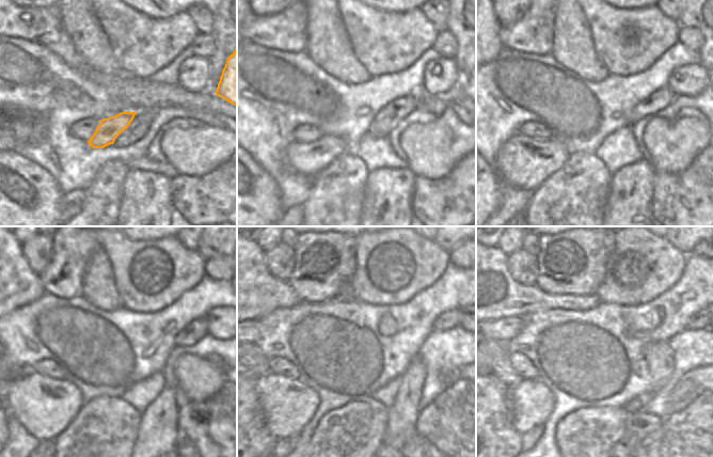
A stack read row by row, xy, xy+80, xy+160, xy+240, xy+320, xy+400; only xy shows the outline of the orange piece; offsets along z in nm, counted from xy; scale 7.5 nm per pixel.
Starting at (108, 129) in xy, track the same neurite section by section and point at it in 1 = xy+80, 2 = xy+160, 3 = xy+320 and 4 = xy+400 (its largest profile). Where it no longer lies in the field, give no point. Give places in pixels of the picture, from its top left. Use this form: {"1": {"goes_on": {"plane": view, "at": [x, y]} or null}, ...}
{"1": {"goes_on": {"plane": "xy+80", "at": [309, 158]}}, "2": {"goes_on": {"plane": "xy+160", "at": [525, 162]}}, "3": {"goes_on": {"plane": "xy+320", "at": [287, 405]}}, "4": {"goes_on": {"plane": "xy+400", "at": [532, 402]}}}

